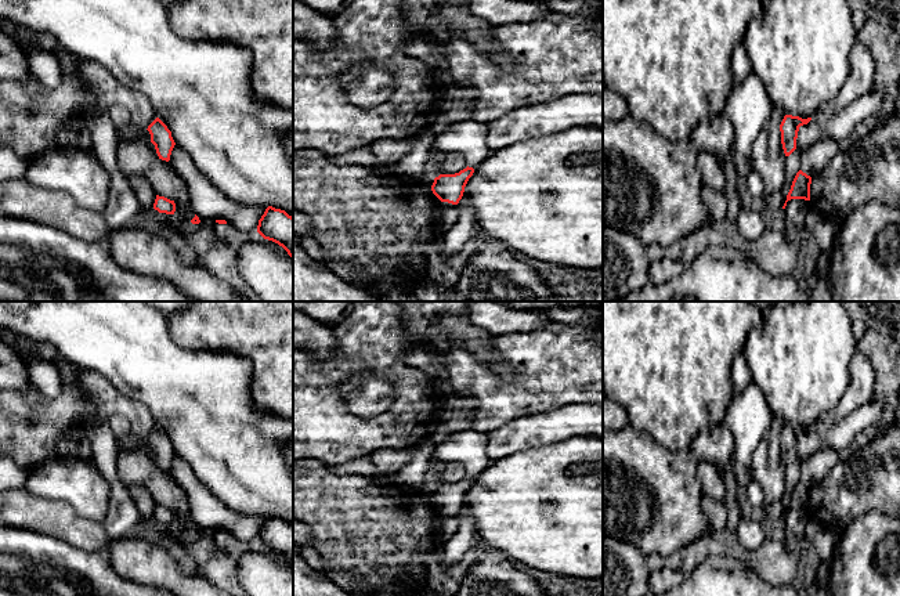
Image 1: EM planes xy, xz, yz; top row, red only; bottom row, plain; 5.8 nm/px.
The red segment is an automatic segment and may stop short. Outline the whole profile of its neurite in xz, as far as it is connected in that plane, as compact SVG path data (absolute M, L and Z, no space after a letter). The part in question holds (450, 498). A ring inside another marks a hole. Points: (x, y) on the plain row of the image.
M467 476L455 484L440 484L434 488L431 501L441 512L458 514L473 483L474 478Z

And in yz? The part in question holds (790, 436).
M785 425L781 434L781 454L785 466L789 466L796 459L796 448L799 437L807 434L812 427L802 429L799 426Z

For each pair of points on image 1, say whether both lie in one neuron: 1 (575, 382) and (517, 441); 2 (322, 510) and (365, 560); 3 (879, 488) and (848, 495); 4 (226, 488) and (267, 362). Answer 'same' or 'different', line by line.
1: different
2: same
3: same
4: different

